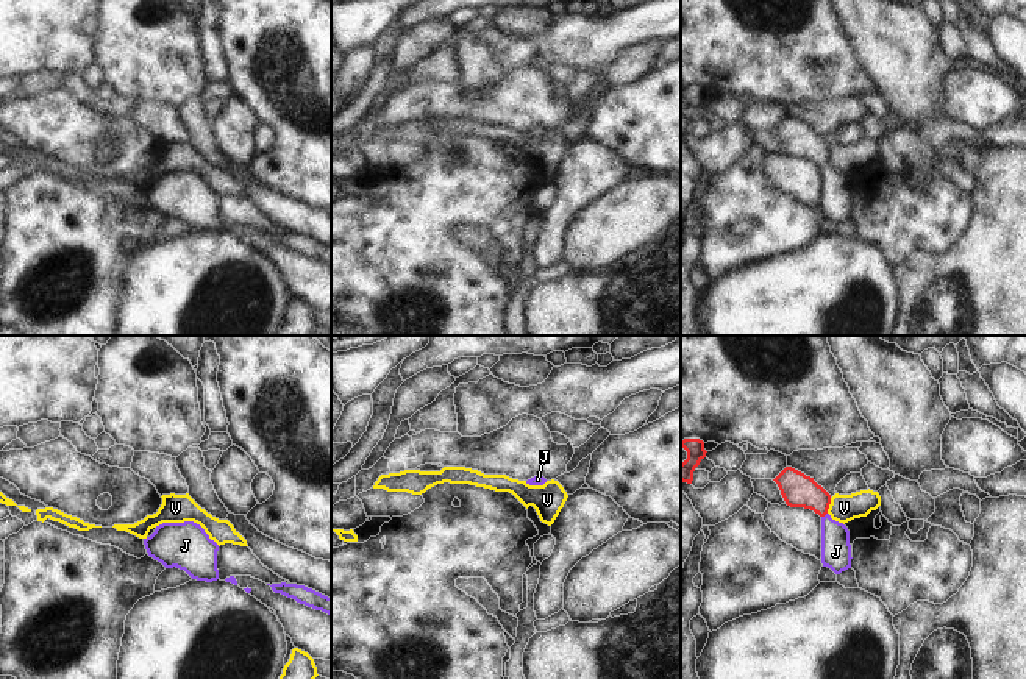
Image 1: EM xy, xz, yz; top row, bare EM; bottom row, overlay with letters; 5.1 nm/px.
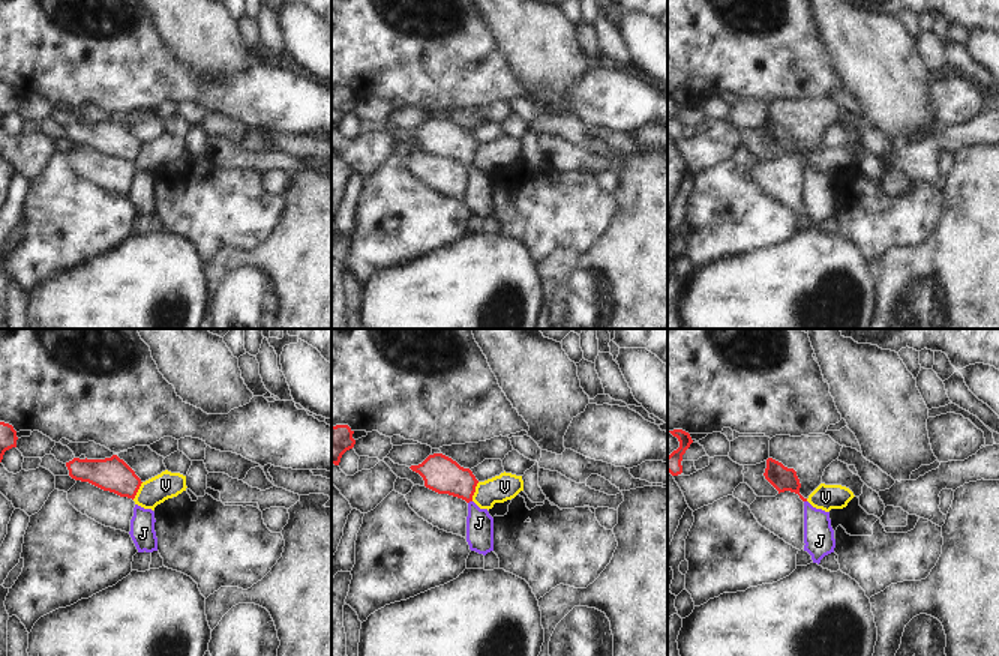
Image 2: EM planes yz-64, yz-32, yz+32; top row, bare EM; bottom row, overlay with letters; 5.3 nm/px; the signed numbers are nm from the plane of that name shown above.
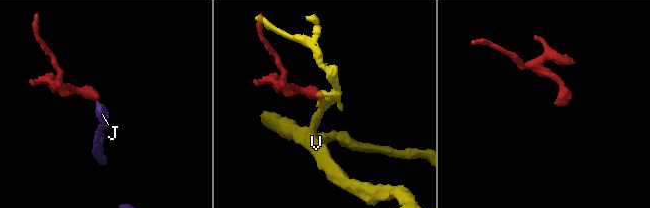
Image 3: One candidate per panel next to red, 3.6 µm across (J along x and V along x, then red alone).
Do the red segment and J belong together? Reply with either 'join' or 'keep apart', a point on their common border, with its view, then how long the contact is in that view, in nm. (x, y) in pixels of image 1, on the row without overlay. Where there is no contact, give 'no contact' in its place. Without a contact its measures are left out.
join; contact yz (823, 166); length 40 nm

